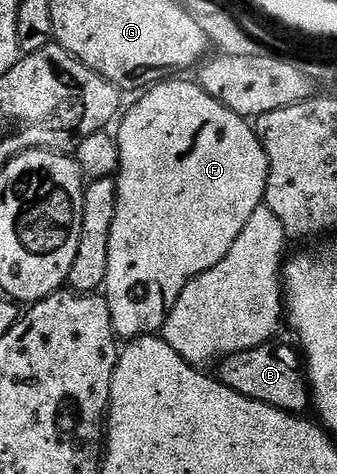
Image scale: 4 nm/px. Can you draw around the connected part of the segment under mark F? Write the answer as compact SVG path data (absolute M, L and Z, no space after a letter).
M188 78L178 79L182 80L164 80L152 89L148 88L141 101L123 113L124 121L123 116L119 121L120 132L115 133L116 145L120 148L120 167L114 177L118 194L118 214L114 214L114 222L110 226L110 266L106 266L106 282L102 292L110 306L112 329L124 342L159 333L164 327L169 310L174 302L178 302L178 294L186 290L186 286L195 276L206 274L206 270L218 266L218 262L222 262L222 258L230 254L230 246L238 242L238 234L242 234L246 222L250 222L254 215L254 210L264 204L268 159L266 150L256 137L255 127L245 117L234 114L234 110L230 110L222 102L210 98L210 94L206 94L206 90L199 83L192 81L191 84Z

